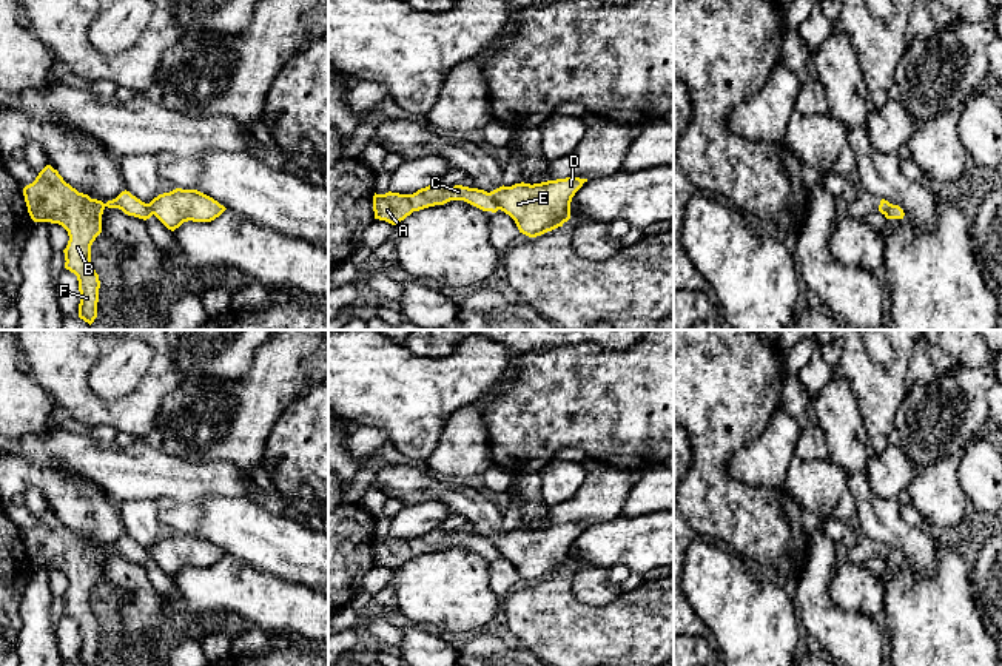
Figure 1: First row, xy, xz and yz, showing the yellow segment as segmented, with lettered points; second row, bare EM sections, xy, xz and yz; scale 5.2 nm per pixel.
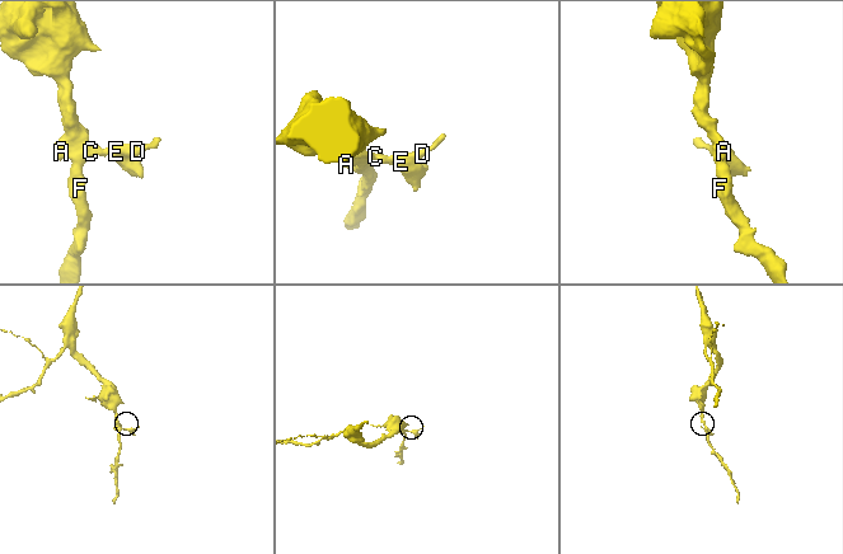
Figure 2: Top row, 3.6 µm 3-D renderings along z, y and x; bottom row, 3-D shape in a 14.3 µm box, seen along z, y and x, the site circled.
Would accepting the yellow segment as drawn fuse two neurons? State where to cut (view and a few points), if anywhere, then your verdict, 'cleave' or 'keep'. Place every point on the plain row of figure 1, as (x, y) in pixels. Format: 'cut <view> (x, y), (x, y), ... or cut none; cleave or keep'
cut xz (487, 538), (500, 554); cleave

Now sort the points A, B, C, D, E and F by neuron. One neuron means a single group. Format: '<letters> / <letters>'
A B C F / D E

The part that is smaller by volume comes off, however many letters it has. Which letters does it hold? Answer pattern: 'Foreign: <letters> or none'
Foreign: D, E

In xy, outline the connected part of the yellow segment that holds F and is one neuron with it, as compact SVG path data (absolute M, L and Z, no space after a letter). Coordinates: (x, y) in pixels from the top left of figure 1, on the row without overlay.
M46 510L35 526L23 533L23 541L34 567L59 569L68 577L69 586L63 595L65 614L79 626L79 663L94 666L100 626L91 609L91 590L102 578L103 555L119 553L128 561L146 566L153 561L148 549L126 535L106 549L91 544L66 529L51 510Z

